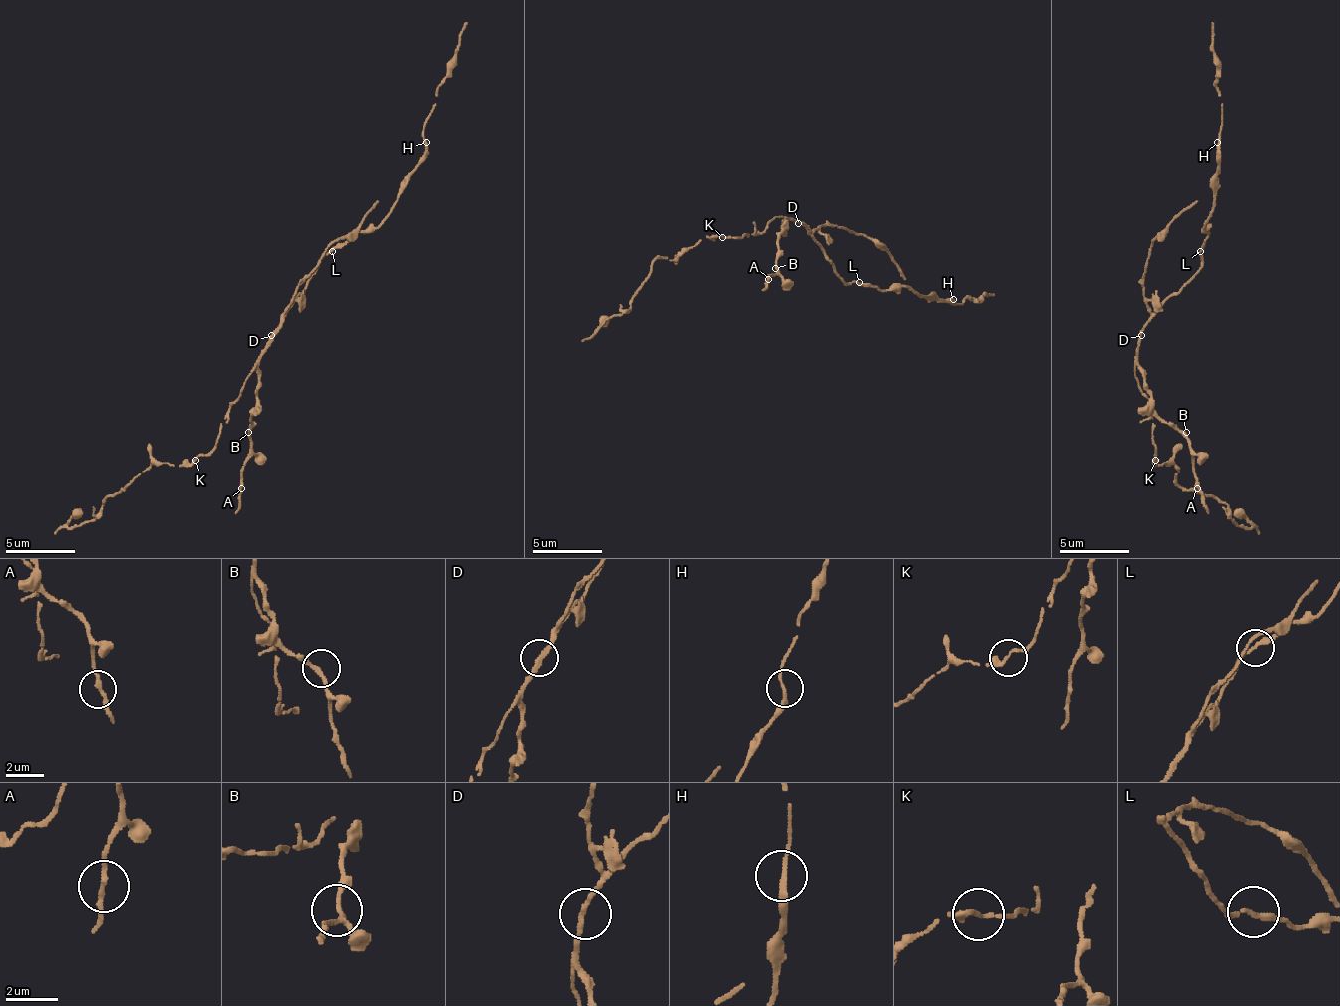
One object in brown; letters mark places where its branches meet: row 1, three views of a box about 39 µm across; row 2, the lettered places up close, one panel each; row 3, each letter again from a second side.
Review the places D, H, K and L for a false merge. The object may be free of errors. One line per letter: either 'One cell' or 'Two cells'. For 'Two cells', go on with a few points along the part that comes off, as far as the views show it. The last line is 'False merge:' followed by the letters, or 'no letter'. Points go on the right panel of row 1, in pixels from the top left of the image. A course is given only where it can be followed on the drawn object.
D: Two cells. Course of the part to remove: (1141, 334), (1137, 362), (1148, 404), (1190, 446), (1200, 502), (1207, 513)
H: One cell
K: One cell
L: One cell
False merge: D

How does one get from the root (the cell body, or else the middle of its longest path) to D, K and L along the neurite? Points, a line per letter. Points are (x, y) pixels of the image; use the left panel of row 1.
D: (279, 317), (279, 324), (272, 334)
K: (279, 317), (269, 348), (248, 376), (241, 397), (220, 422), (216, 443), (195, 460)
L: (279, 317), (332, 251)

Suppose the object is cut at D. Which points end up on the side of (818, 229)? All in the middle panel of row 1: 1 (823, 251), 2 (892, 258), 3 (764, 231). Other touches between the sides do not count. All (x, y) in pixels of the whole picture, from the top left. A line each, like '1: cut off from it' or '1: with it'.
1: cut off from it
2: with it
3: cut off from it

